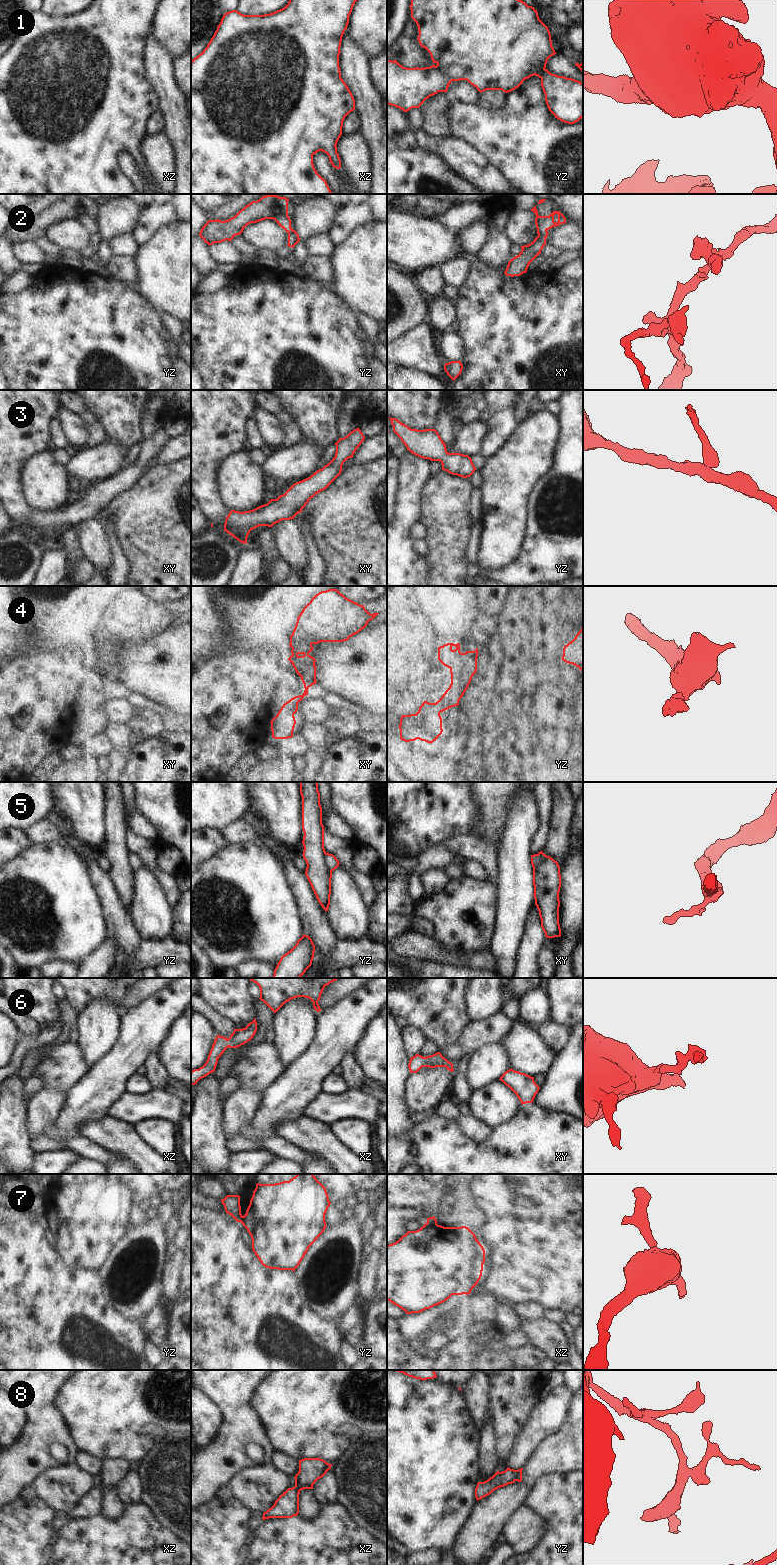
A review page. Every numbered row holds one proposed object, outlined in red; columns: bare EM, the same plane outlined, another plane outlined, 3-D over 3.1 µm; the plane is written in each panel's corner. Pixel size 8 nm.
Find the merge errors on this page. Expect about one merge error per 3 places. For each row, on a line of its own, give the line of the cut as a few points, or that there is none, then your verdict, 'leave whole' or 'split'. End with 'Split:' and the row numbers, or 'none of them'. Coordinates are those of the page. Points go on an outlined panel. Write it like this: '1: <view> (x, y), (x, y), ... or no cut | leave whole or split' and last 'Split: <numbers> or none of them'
1: no cut | leave whole
2: no cut | leave whole
3: no cut | leave whole
4: no cut | leave whole
5: xy (542, 852), (543, 858), (533, 868) | split
6: no cut | leave whole
7: xz (436, 1223), (424, 1226) | split
8: no cut | leave whole
Split: 5, 7

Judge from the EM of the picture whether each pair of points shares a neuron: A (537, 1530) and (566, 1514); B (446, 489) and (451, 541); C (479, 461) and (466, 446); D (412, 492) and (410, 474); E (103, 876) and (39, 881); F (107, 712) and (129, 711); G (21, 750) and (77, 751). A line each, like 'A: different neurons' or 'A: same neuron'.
A: different neurons
B: same neuron
C: different neurons
D: same neuron
E: different neurons
F: same neuron
G: different neurons

